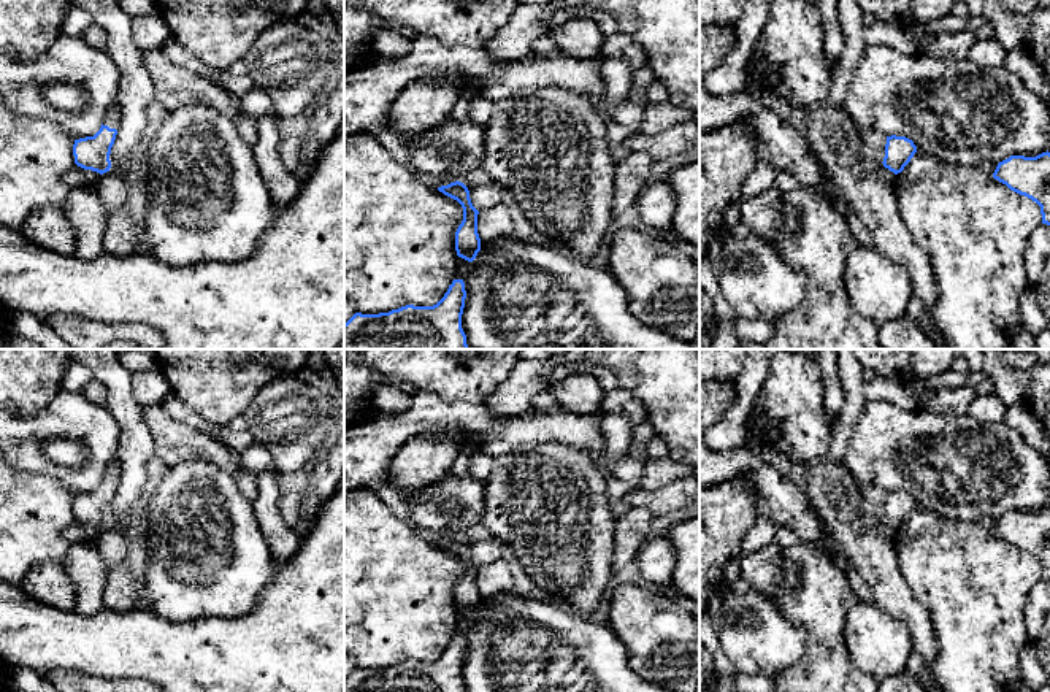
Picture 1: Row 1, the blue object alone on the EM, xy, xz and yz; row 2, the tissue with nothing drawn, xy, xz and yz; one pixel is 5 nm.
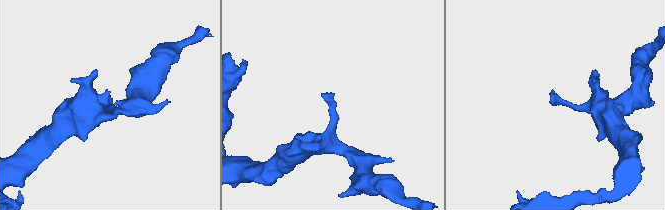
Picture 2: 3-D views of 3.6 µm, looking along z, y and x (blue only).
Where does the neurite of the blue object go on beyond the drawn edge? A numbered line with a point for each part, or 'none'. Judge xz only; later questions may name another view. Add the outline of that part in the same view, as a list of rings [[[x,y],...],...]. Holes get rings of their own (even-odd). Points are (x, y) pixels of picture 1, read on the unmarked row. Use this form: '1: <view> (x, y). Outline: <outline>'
none

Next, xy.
1: xy (113, 473). Outline: [[[119,457],[114,459],[114,462],[111,463],[111,467],[106,470],[103,481],[108,481],[109,484],[119,484],[122,475],[122,468],[121,468],[121,460]]]

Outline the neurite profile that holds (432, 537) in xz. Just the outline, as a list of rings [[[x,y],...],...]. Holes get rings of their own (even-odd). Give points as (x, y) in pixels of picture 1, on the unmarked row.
[[[414,525],[414,529],[417,530],[417,533],[428,543],[431,544],[438,544],[441,541],[447,541],[450,538],[455,538],[457,535],[452,532],[452,530],[444,530],[444,532],[428,532],[428,530],[423,530],[417,525]]]

